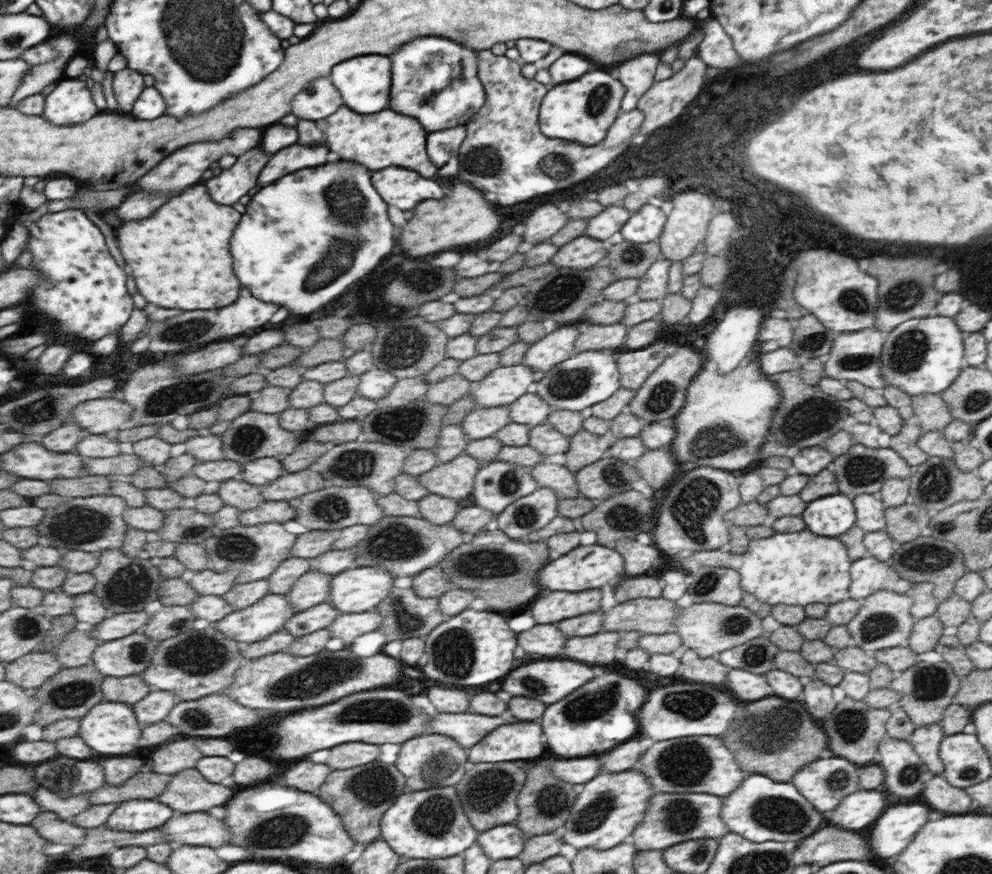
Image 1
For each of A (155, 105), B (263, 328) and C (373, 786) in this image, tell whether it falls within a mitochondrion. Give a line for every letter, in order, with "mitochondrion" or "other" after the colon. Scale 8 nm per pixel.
A: other
B: other
C: mitochondrion

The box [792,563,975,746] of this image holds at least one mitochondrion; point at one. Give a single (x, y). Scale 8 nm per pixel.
(929, 683)

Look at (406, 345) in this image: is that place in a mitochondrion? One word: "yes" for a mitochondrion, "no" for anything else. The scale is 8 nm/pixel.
yes

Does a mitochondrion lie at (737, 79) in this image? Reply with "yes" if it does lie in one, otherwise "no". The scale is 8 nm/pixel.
no

